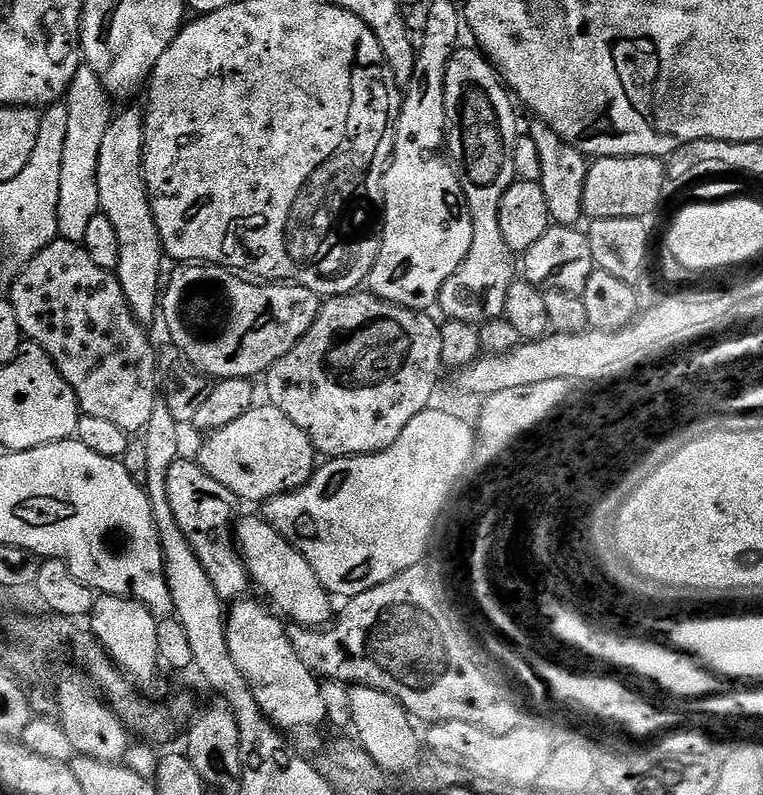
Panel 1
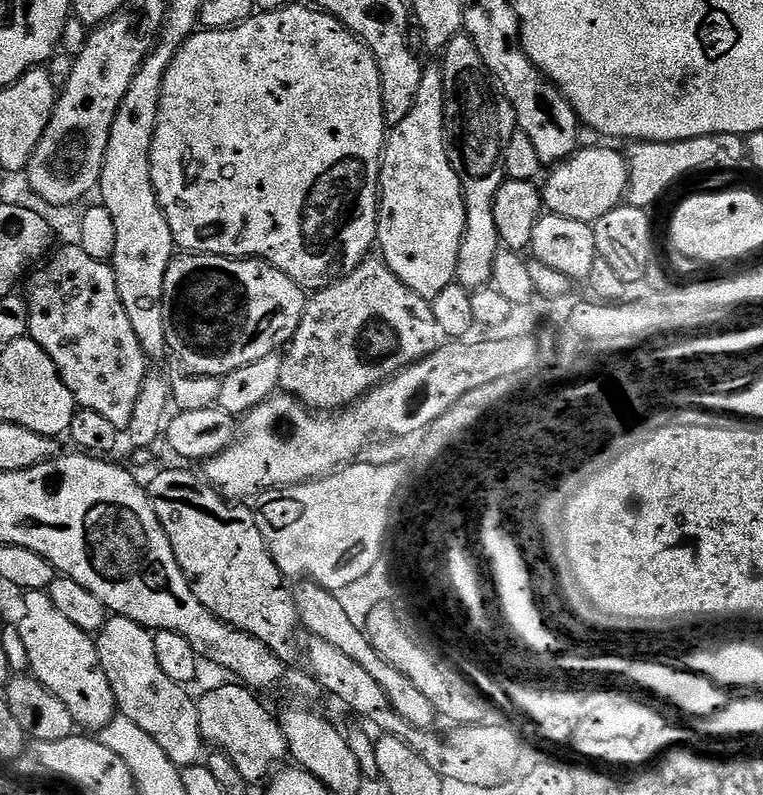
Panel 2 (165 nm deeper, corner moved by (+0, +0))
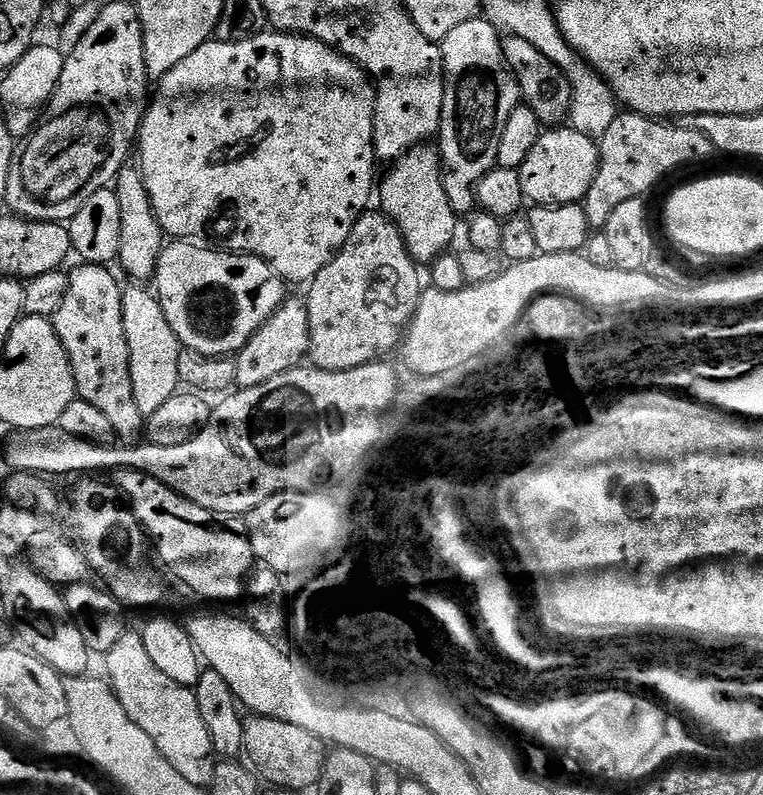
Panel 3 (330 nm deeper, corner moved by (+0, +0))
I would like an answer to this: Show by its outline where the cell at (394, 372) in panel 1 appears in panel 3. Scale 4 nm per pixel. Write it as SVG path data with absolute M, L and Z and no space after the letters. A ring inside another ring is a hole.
M365 211L356 221L354 230L350 230L350 238L346 238L339 254L311 280L307 289L309 292L306 303L310 314L308 356L311 363L322 370L354 370L363 364L377 363L381 358L387 357L384 356L387 352L395 353L420 304L421 269L408 253L406 242L395 222L385 216L383 211L372 211Z

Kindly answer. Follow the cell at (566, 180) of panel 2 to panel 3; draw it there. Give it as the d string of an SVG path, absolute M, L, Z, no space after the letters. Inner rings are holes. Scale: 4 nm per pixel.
M552 126L541 131L534 150L522 162L519 174L525 201L533 205L574 204L583 201L596 177L600 150L595 139L569 126Z

